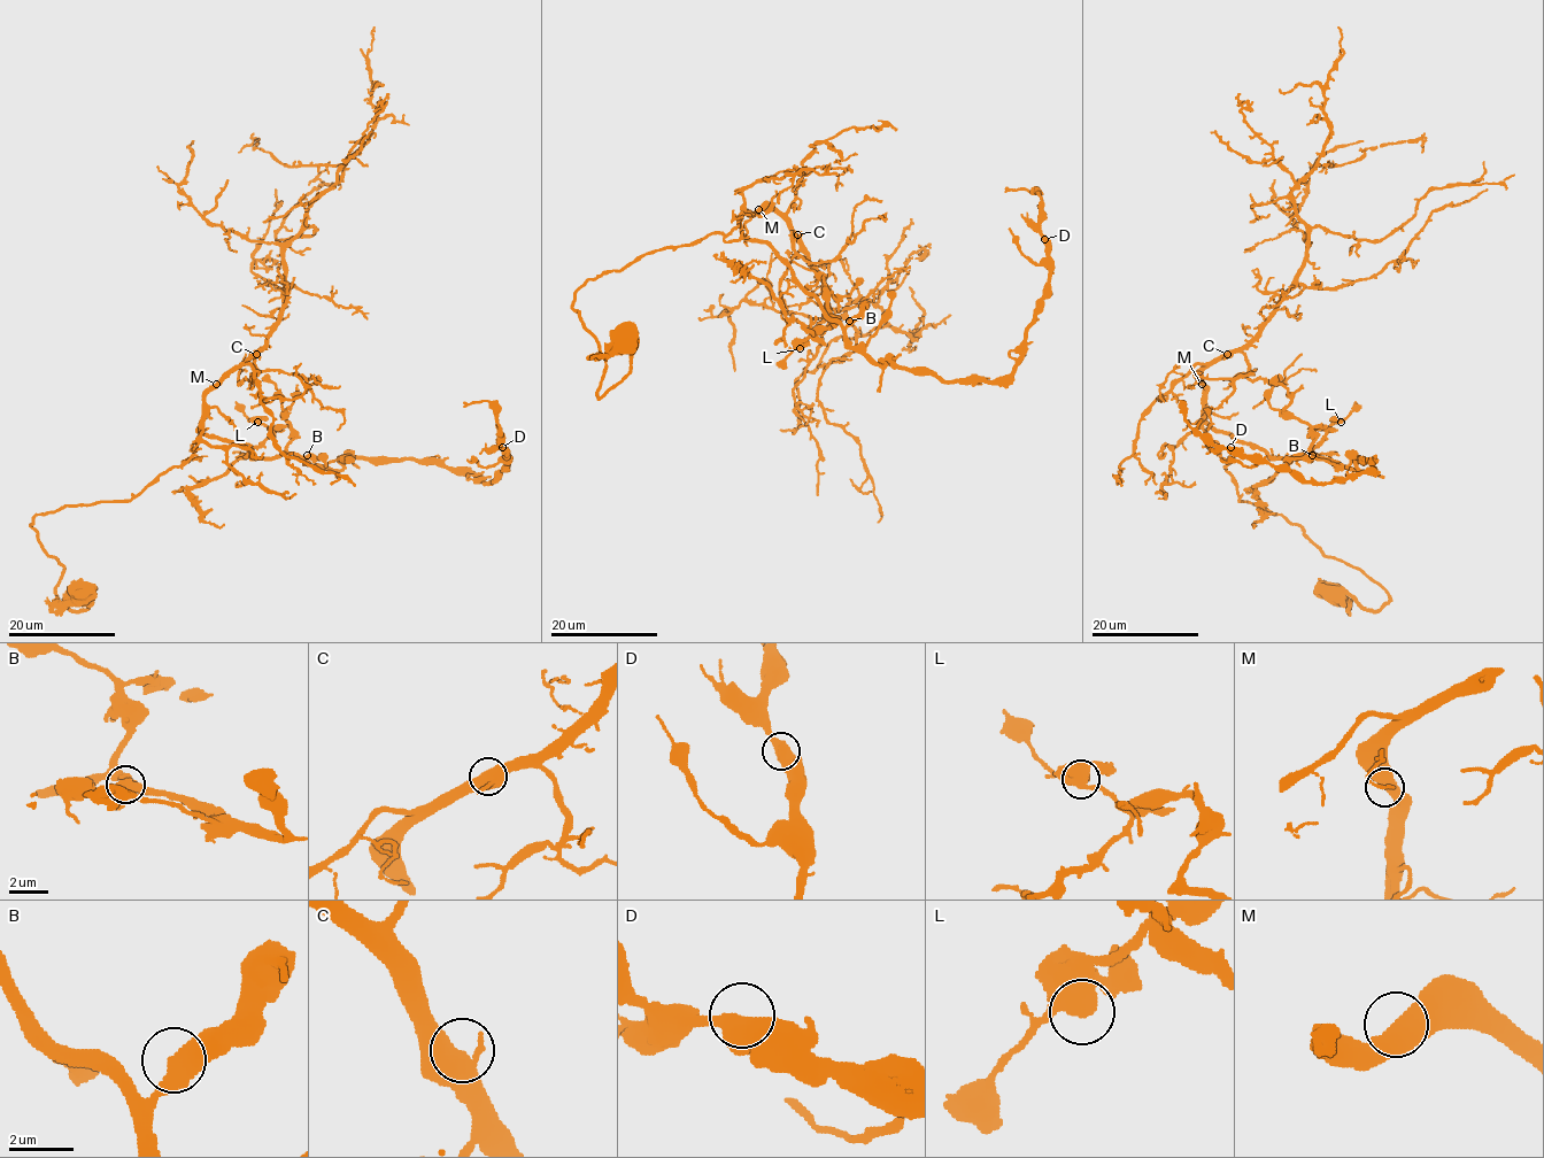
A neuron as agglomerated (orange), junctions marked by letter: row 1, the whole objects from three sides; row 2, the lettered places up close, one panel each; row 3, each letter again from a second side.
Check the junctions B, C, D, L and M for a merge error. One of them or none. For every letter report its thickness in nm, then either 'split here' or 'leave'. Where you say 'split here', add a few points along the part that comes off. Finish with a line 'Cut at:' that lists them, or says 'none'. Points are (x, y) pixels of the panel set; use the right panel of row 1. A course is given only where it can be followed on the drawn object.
B: 550 nm thick; leave
C: 550 nm thick; leave
D: 550 nm thick; leave
L: 550 nm thick; leave
M: 550 nm thick; leave
Cut at: none

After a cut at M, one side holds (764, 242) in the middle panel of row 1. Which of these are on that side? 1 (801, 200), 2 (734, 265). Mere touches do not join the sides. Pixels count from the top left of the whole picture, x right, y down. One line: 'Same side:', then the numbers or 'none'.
Same side: 1, 2

